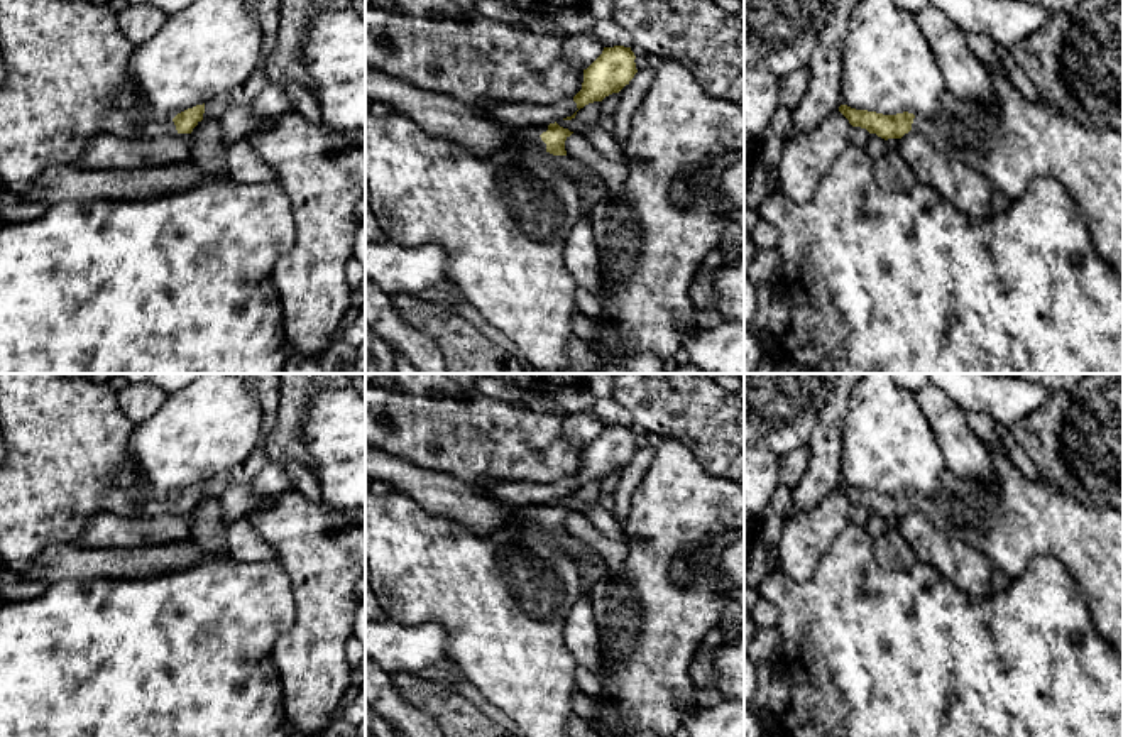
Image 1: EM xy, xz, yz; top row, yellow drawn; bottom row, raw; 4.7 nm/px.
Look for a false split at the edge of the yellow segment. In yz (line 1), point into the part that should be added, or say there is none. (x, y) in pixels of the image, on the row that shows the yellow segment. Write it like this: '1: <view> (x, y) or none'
1: yz (1029, 141)

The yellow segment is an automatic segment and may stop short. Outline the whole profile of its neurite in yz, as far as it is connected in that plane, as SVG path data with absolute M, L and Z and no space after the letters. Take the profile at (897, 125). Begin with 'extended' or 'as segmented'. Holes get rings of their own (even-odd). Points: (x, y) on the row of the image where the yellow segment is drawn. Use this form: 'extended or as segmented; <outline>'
extended; M984 66L996 91L998 117L984 106L959 101L950 93L942 96L942 108L934 117L915 117L908 112L883 115L847 105L841 105L839 112L852 127L866 128L885 140L901 139L910 130L922 134L947 157L984 174L1011 201L1040 177L1060 183L1077 205L1096 252L1123 279L1123 134L1103 123L1086 127L1079 117L1062 112L1042 95L1032 103L996 68Z

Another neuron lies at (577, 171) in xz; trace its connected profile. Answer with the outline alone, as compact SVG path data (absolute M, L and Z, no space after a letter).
M540 149L543 156L553 159L553 167L575 183L585 183L587 188L605 186L604 179L589 166L570 156L553 156Z

